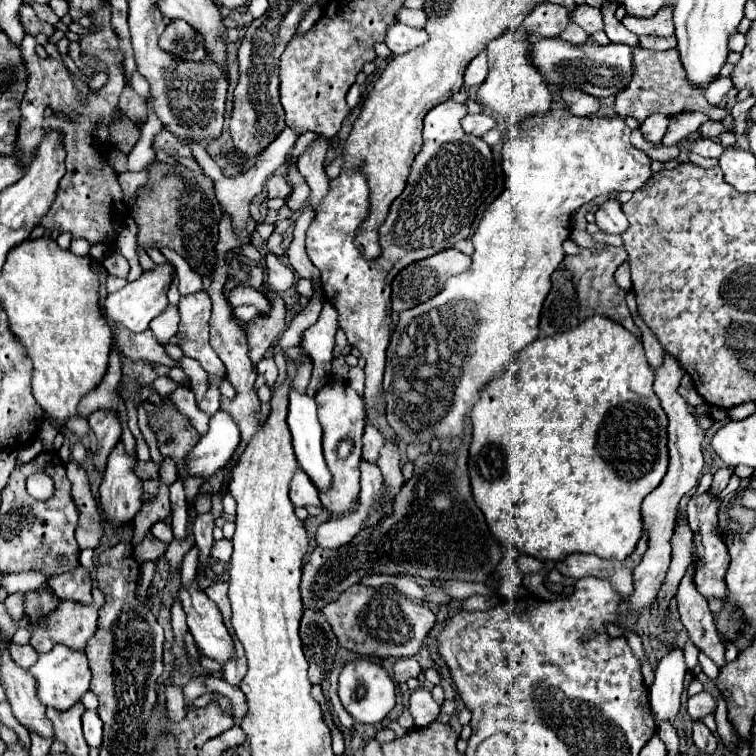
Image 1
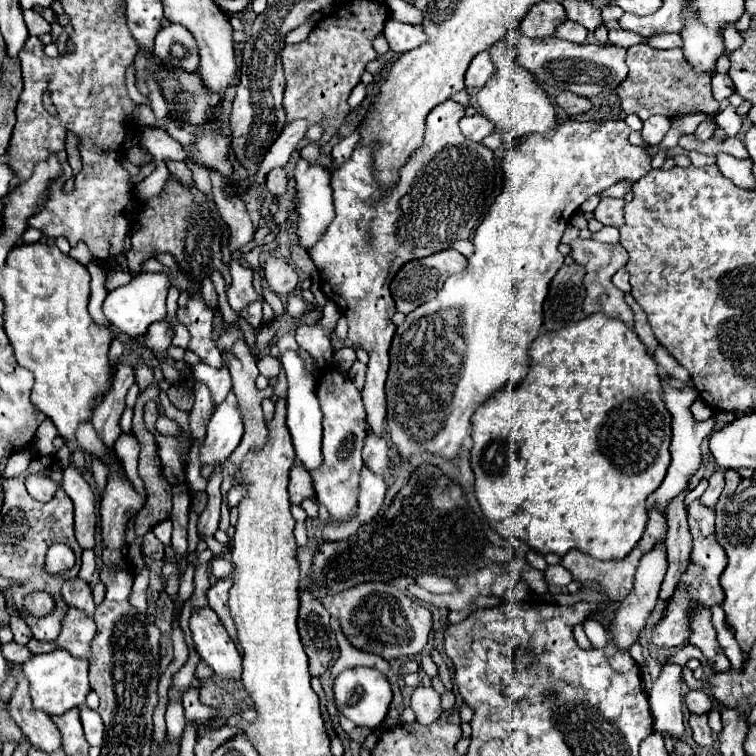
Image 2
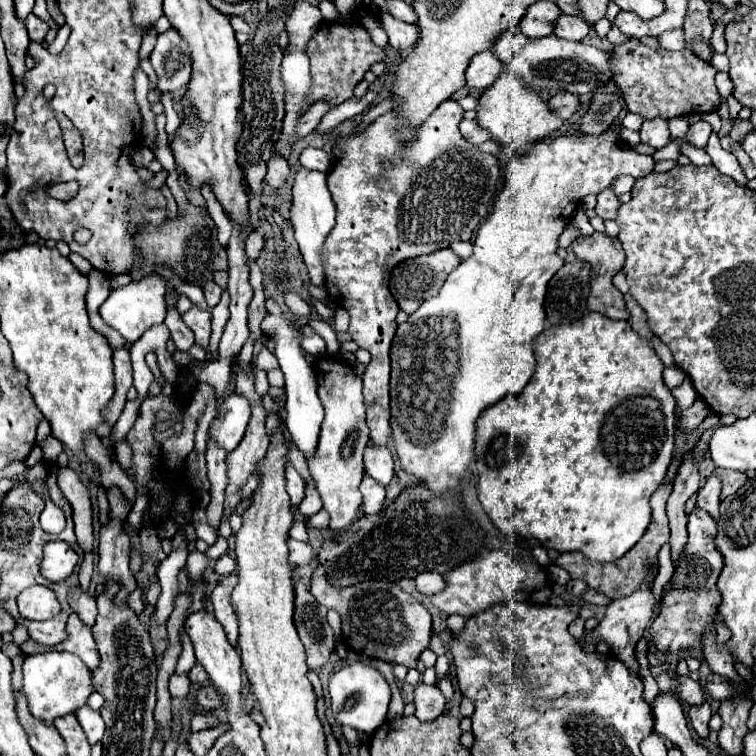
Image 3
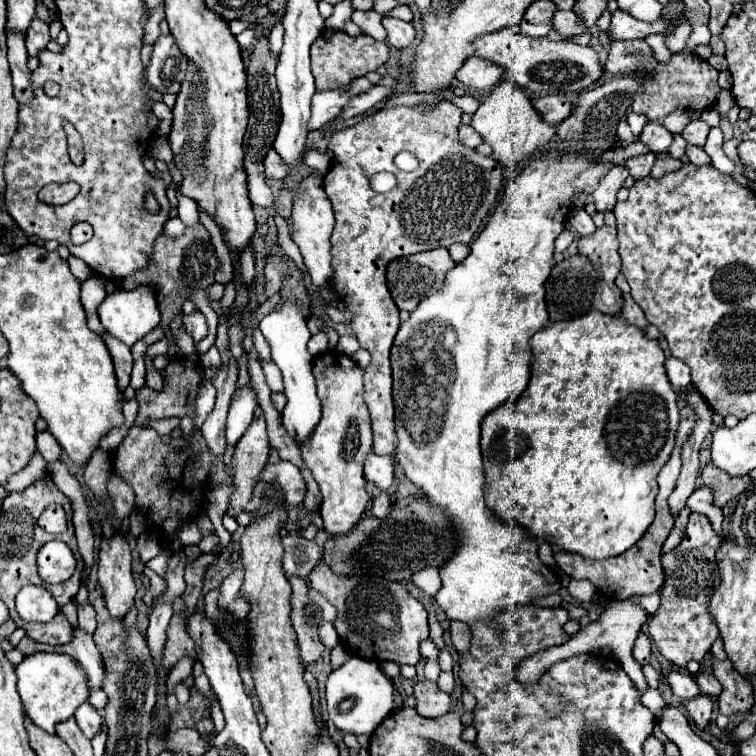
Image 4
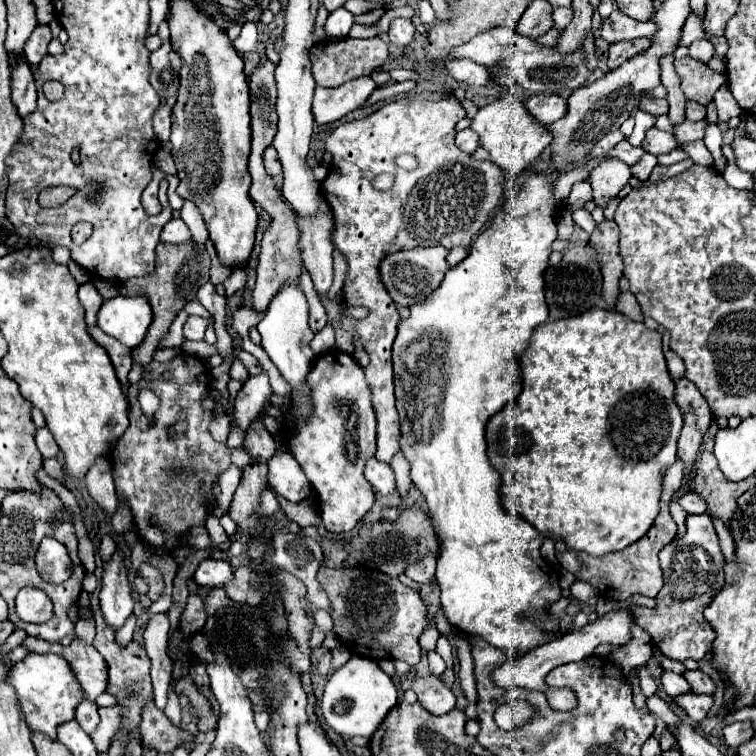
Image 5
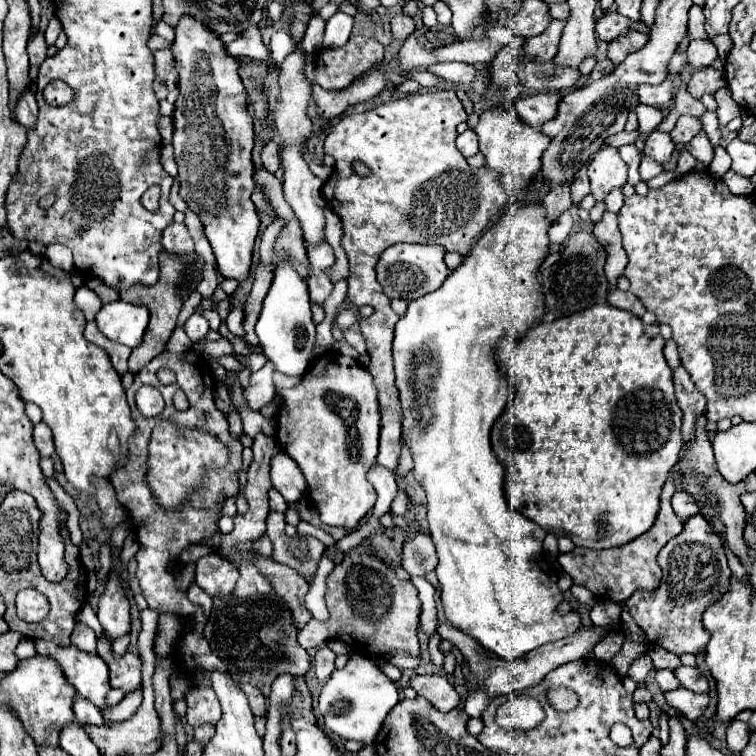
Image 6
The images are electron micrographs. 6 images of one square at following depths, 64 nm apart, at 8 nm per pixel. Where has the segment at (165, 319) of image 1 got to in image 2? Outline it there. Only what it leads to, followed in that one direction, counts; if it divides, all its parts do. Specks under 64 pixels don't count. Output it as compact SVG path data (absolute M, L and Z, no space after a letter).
M168 318L158 320L156 324L150 324L146 332L146 348L156 350L156 352L166 352L174 336L174 326Z

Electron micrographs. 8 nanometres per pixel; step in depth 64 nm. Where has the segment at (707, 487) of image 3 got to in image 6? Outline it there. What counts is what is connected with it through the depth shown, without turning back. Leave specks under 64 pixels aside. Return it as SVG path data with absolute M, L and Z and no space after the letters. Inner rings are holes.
M678 490L672 498L672 506L674 506L674 512L680 516L680 520L686 520L688 516L694 516L700 512L700 506L696 504L696 500L684 492L684 490ZM724 542L724 552L726 552L726 556L728 556L728 564L730 564L730 570L732 570L732 574L740 580L740 578L744 578L746 576L746 566L740 562L740 558L738 556L734 556L734 552L728 548L728 544Z

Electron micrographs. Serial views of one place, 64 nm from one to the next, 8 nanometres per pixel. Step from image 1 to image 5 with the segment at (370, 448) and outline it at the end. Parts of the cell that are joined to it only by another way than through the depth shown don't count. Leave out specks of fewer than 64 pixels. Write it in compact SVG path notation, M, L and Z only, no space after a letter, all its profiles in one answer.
M370 458L370 460L366 462L364 476L366 476L366 480L374 486L374 490L376 490L380 496L390 496L390 494L396 490L394 472L392 472L390 464L386 464L386 462L380 462L380 460L376 460L376 458Z

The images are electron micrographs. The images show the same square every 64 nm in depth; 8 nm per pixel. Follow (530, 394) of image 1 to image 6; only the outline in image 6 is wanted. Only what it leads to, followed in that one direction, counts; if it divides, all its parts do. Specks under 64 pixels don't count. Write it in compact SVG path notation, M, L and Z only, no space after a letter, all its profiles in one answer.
M596 304L584 312L578 312L576 316L558 318L554 322L540 322L538 326L530 328L526 338L522 338L516 344L501 344L497 350L498 360L504 366L504 372L510 374L516 390L512 402L506 406L502 416L496 418L490 442L496 458L504 464L506 470L506 500L514 512L520 512L528 520L536 522L546 532L554 534L570 534L570 540L576 546L590 548L590 550L606 550L606 548L618 548L624 546L644 532L648 532L656 520L658 508L660 508L660 492L668 478L668 472L672 466L680 460L682 440L680 440L680 424L682 424L682 412L674 398L674 384L672 384L672 370L666 364L666 358L662 354L664 338L660 336L658 326L646 326L640 318L632 316L626 310L612 308L608 304Z

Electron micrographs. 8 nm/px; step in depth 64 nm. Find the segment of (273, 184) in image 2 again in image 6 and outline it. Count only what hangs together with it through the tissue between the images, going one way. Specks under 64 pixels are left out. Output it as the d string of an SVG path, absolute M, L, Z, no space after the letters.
M268 142L264 148L262 148L262 164L268 172L276 172L280 168L280 152L278 152L278 144L276 142Z

